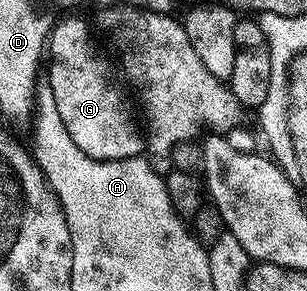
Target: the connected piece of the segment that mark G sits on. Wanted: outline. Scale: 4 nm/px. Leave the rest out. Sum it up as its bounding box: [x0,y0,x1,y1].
[49,16,145,160]

